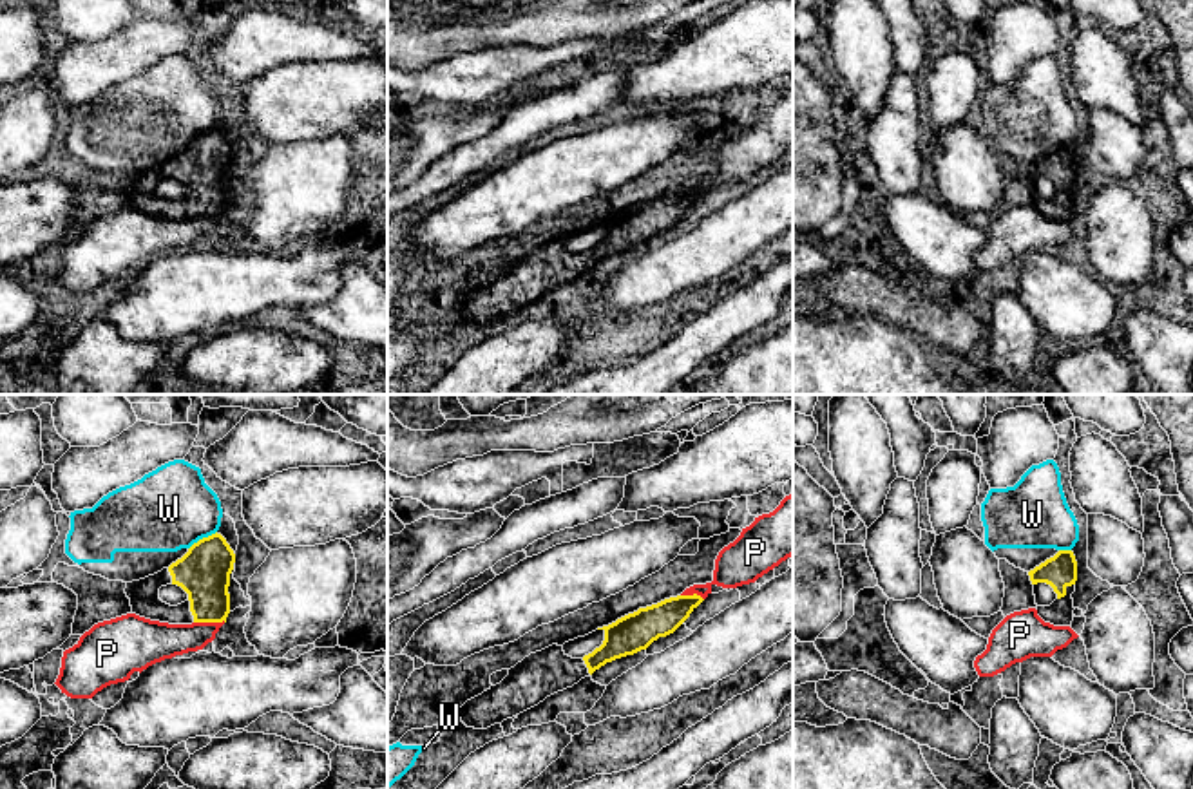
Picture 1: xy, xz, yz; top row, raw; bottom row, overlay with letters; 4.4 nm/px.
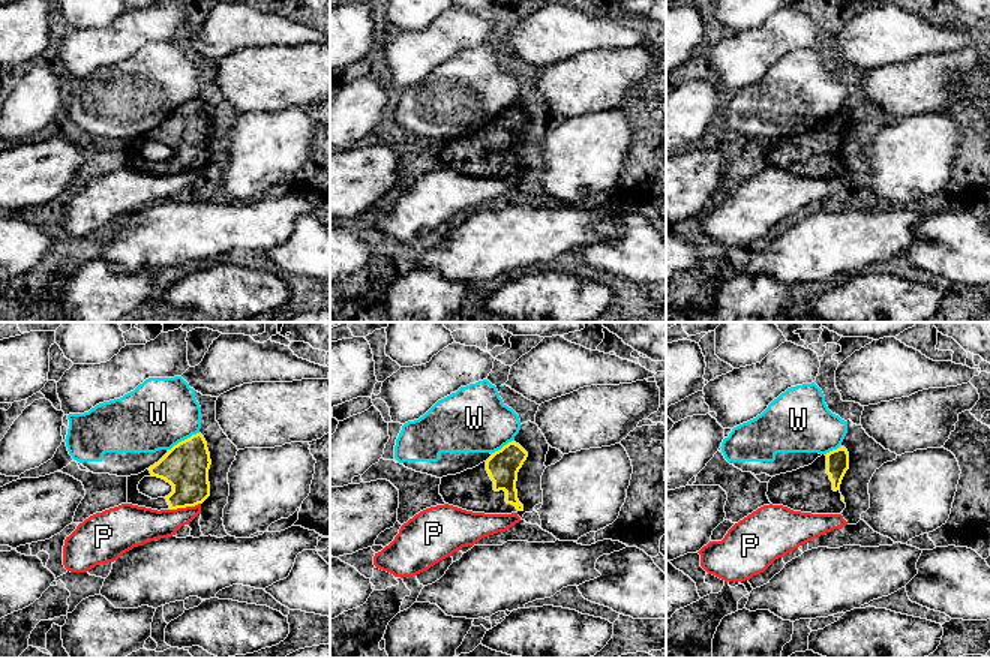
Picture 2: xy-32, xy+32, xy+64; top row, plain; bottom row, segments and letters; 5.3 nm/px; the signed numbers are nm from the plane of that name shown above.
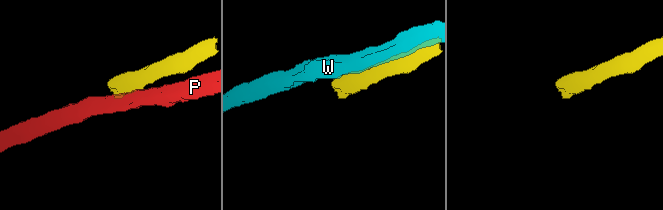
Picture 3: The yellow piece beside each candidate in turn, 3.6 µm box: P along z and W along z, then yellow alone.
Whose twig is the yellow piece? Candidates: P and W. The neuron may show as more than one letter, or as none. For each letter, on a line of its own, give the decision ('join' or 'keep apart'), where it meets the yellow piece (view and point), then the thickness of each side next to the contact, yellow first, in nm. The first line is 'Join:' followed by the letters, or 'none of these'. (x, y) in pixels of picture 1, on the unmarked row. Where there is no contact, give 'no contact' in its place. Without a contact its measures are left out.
Join: none of these
P: keep apart; meets yellow in xy at (209, 216); 240 nm thick on the yellow side, 180 nm on the other
W: keep apart; meets yellow in xy at (203, 133); 240 nm thick on the yellow side, 360 nm on the other

